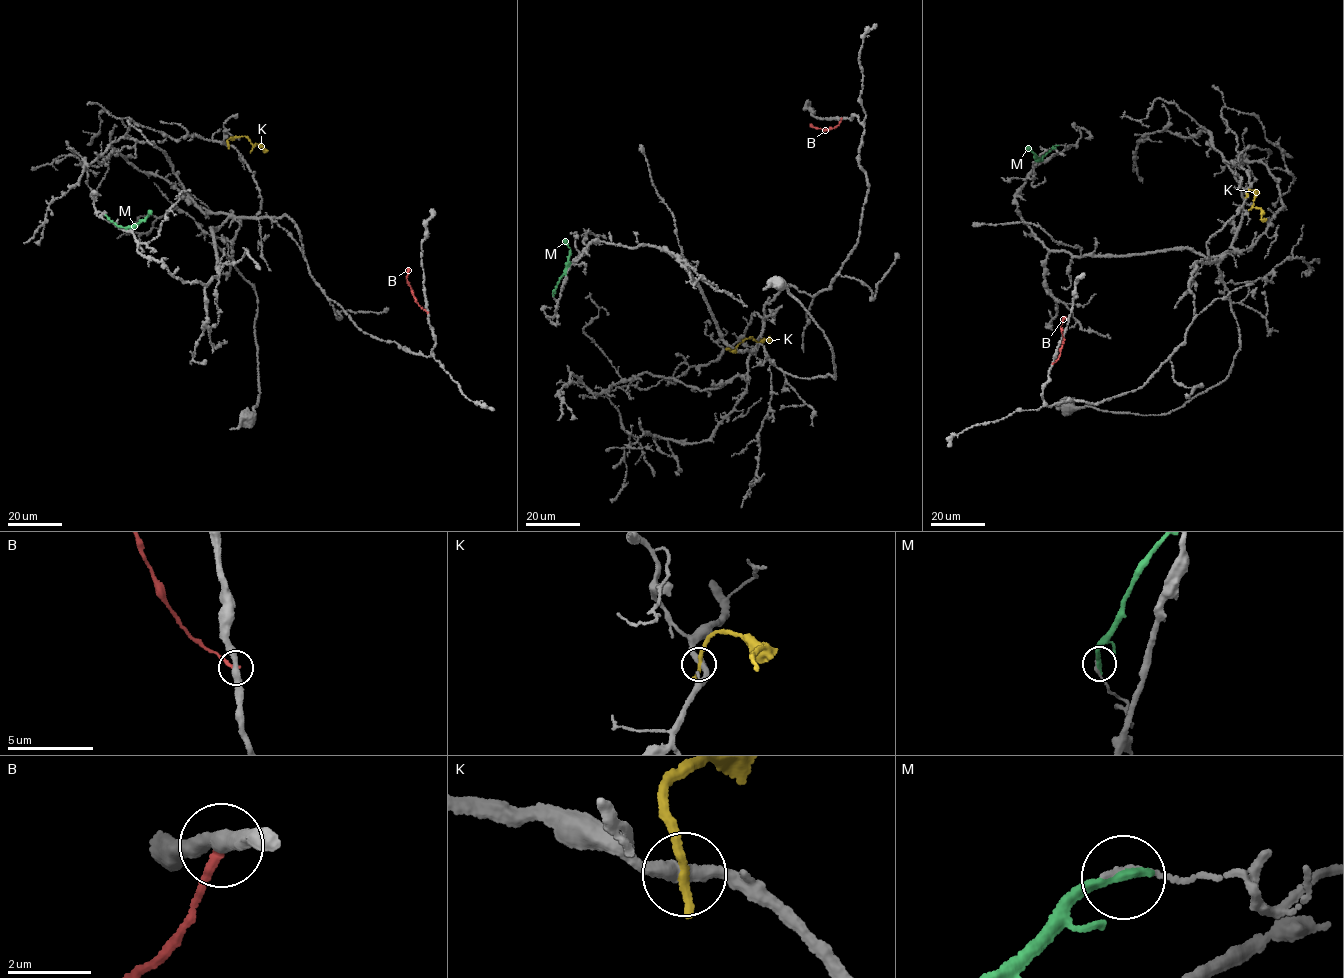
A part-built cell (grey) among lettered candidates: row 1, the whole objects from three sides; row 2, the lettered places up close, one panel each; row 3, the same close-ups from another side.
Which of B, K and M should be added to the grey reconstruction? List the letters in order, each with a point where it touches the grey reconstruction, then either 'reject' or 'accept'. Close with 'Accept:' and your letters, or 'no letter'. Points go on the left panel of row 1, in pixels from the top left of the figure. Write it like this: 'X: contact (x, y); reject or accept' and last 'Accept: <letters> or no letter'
B: contact (427, 312); reject
K: contact (228, 145); reject
M: contact (106, 215); reject
Accept: no letter

